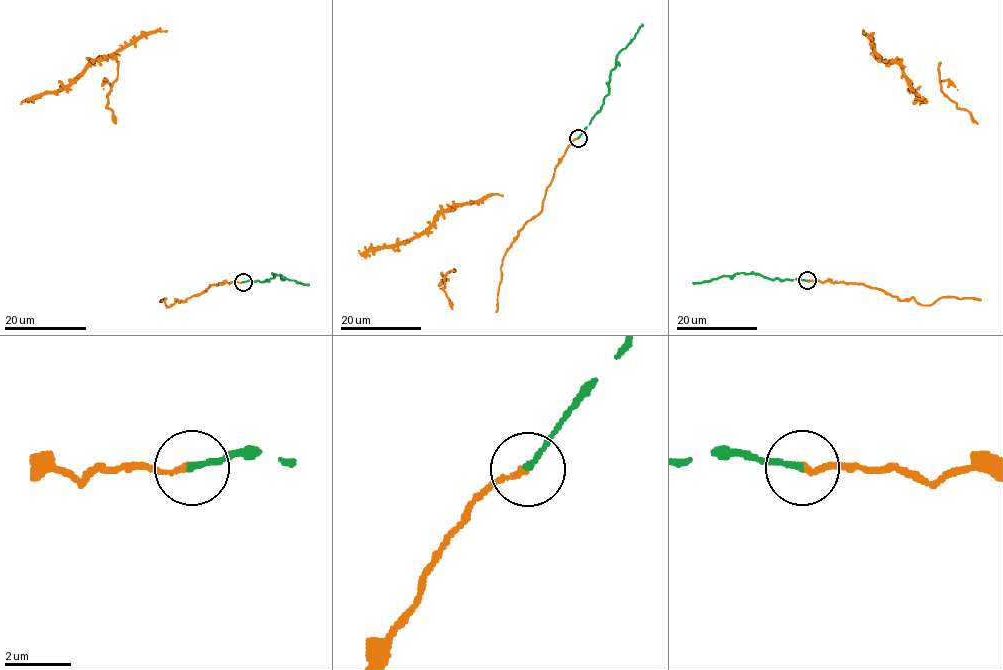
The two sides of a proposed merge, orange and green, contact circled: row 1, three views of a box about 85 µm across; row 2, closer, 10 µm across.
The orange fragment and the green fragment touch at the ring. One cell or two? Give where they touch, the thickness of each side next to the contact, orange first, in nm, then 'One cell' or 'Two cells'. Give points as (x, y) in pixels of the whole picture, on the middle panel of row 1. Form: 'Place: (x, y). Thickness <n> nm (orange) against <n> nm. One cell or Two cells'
Place: (578, 138). Thickness 170 nm (orange) against 170 nm. One cell

